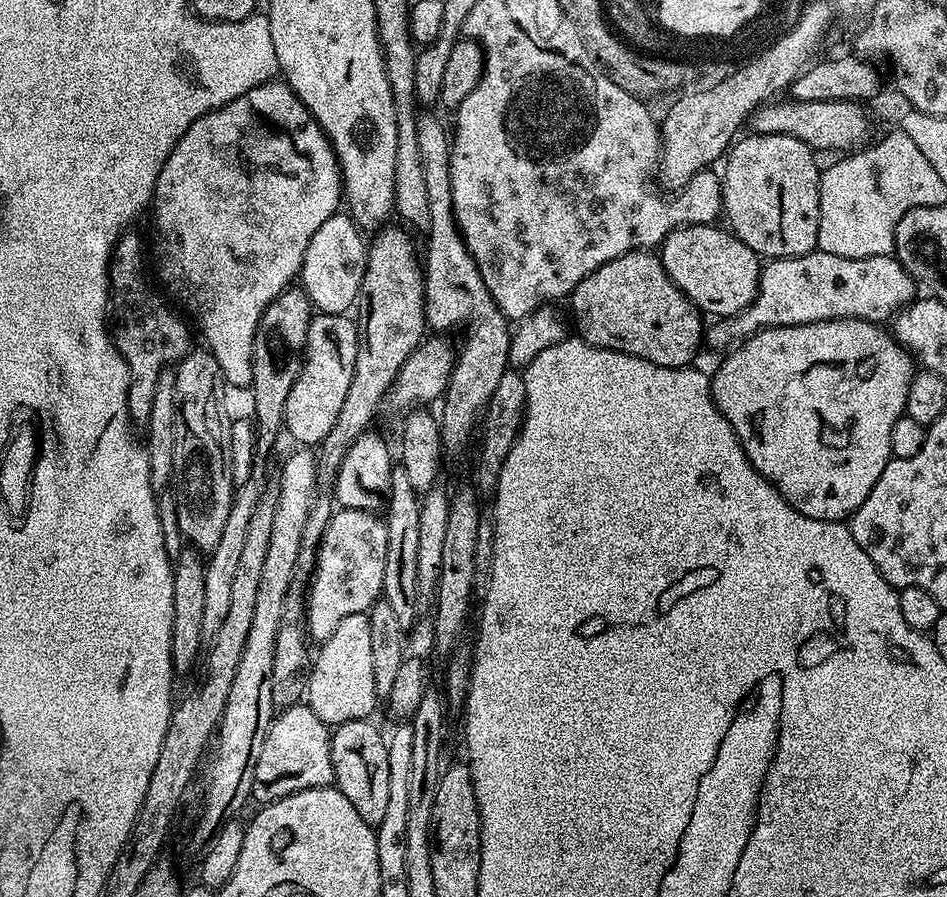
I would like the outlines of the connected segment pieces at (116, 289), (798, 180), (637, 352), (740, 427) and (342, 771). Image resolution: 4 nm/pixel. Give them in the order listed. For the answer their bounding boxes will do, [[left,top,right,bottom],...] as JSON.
[[110,230,193,422],[720,132,822,260],[570,250,706,368],[710,318,914,522],[332,719,390,826]]

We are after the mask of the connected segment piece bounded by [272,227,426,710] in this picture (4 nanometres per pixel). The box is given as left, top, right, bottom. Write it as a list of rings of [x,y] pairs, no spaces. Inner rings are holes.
[[[403,227],[387,228],[375,233],[376,241],[371,241],[368,250],[368,265],[362,289],[362,304],[368,309],[364,312],[364,328],[362,324],[362,331],[359,333],[360,349],[354,366],[354,378],[330,434],[326,434],[326,438],[318,445],[316,493],[312,513],[306,522],[306,530],[302,530],[296,572],[292,575],[290,590],[286,594],[286,606],[282,610],[278,638],[274,642],[272,697],[276,708],[280,710],[289,708],[291,704],[301,703],[306,696],[308,673],[314,659],[313,653],[308,653],[310,637],[306,627],[306,585],[316,571],[316,555],[320,552],[320,543],[328,529],[328,523],[332,521],[336,474],[353,440],[373,427],[372,419],[376,416],[376,407],[385,403],[388,391],[396,381],[396,375],[402,370],[406,358],[410,358],[412,351],[426,336],[424,269],[421,257],[416,257],[416,244],[407,236],[409,233]]]

